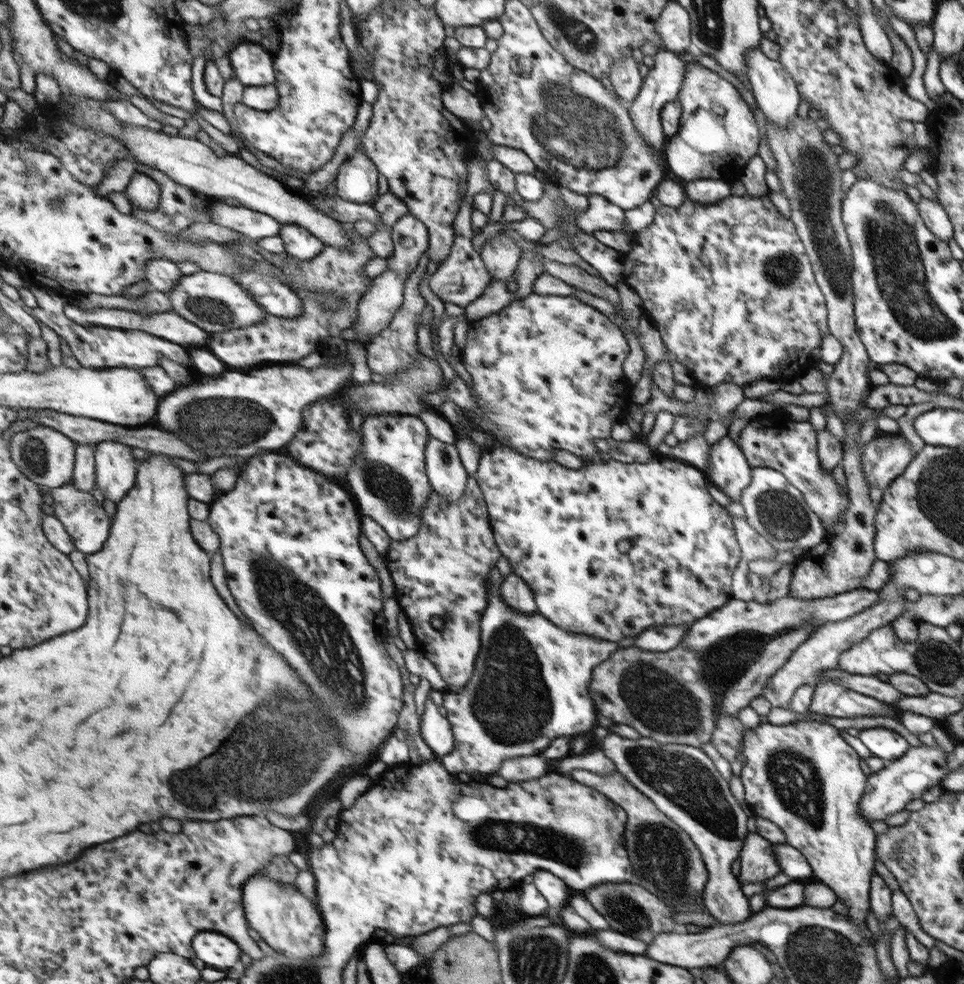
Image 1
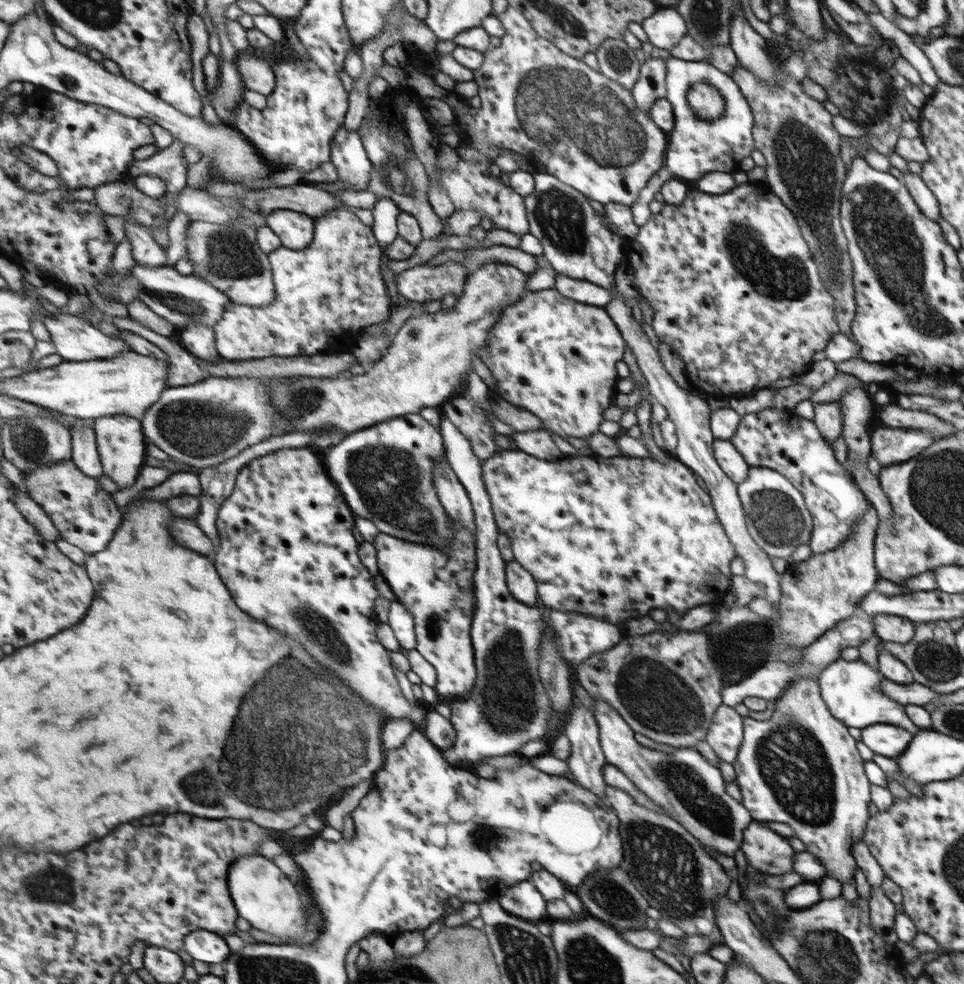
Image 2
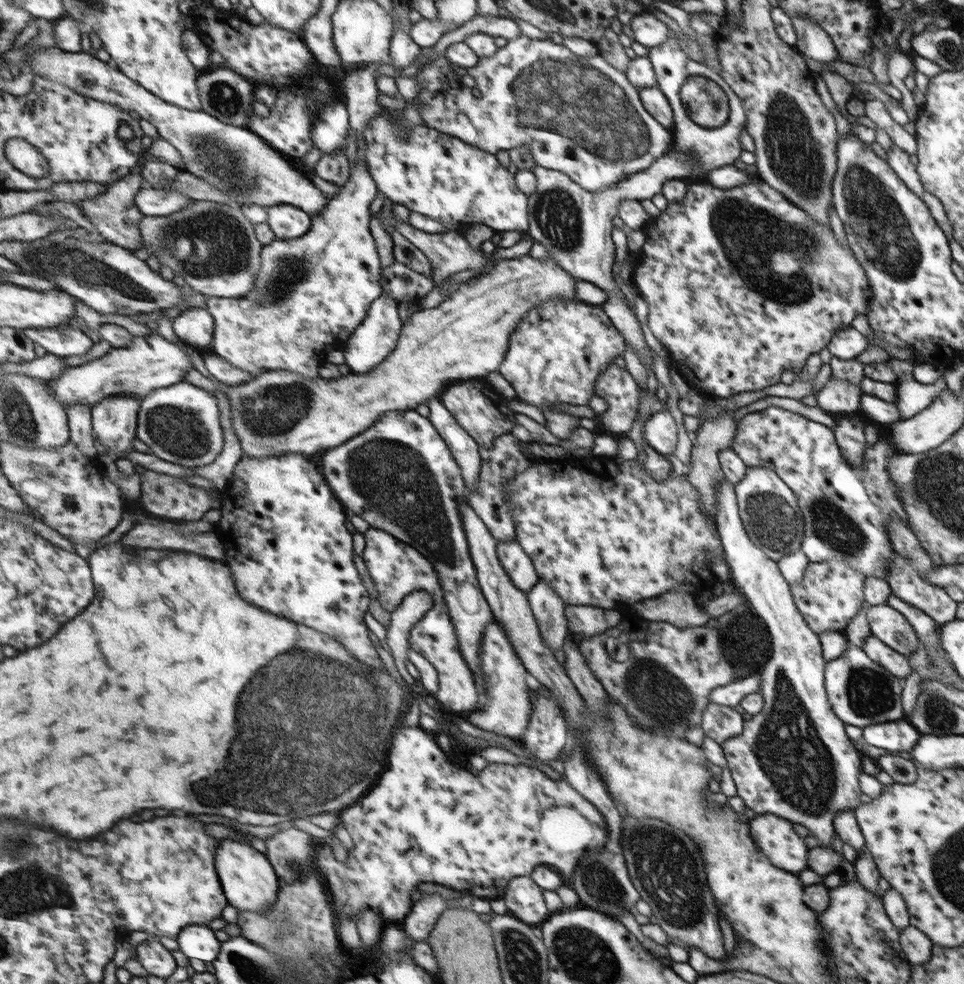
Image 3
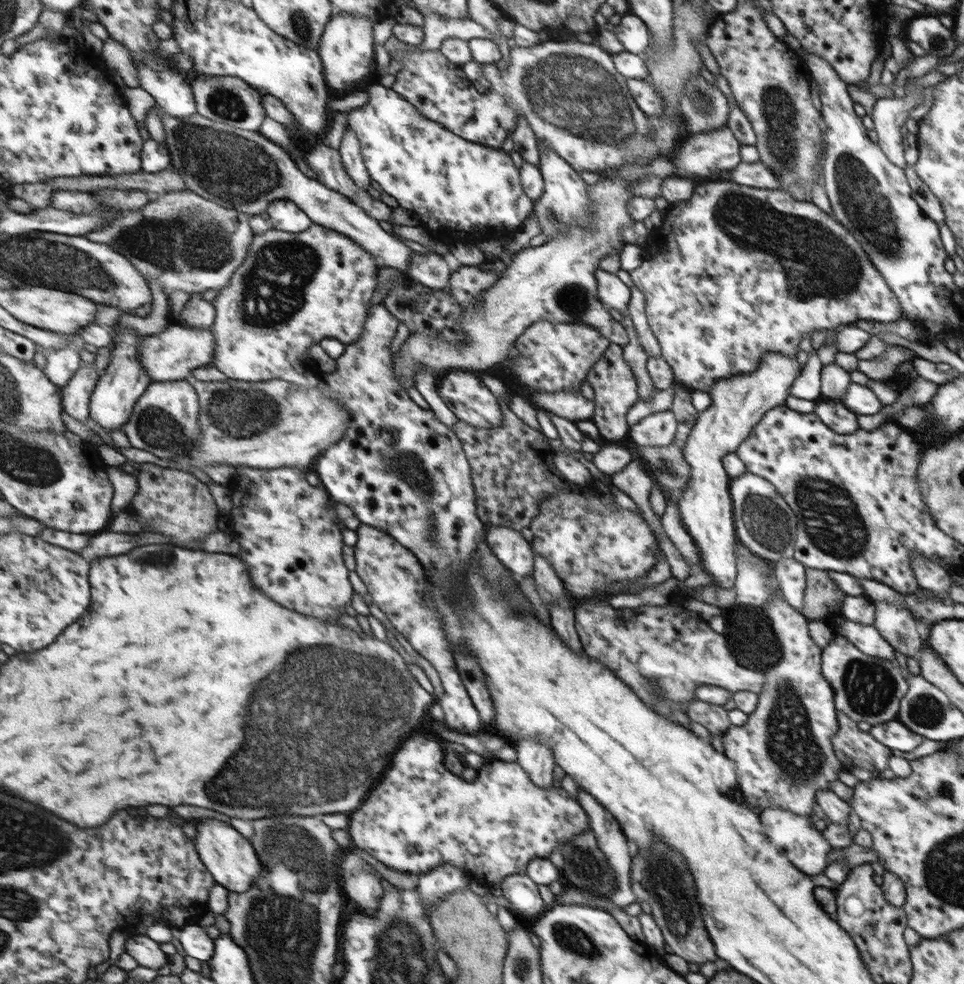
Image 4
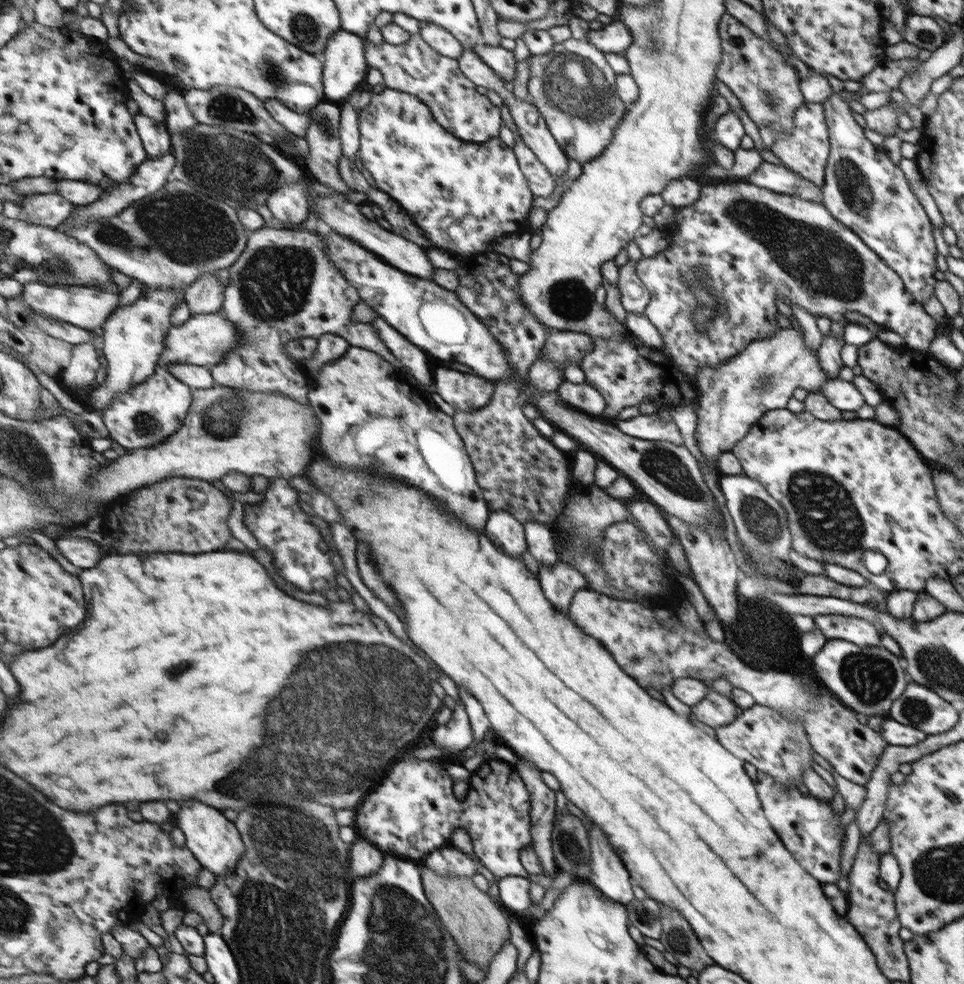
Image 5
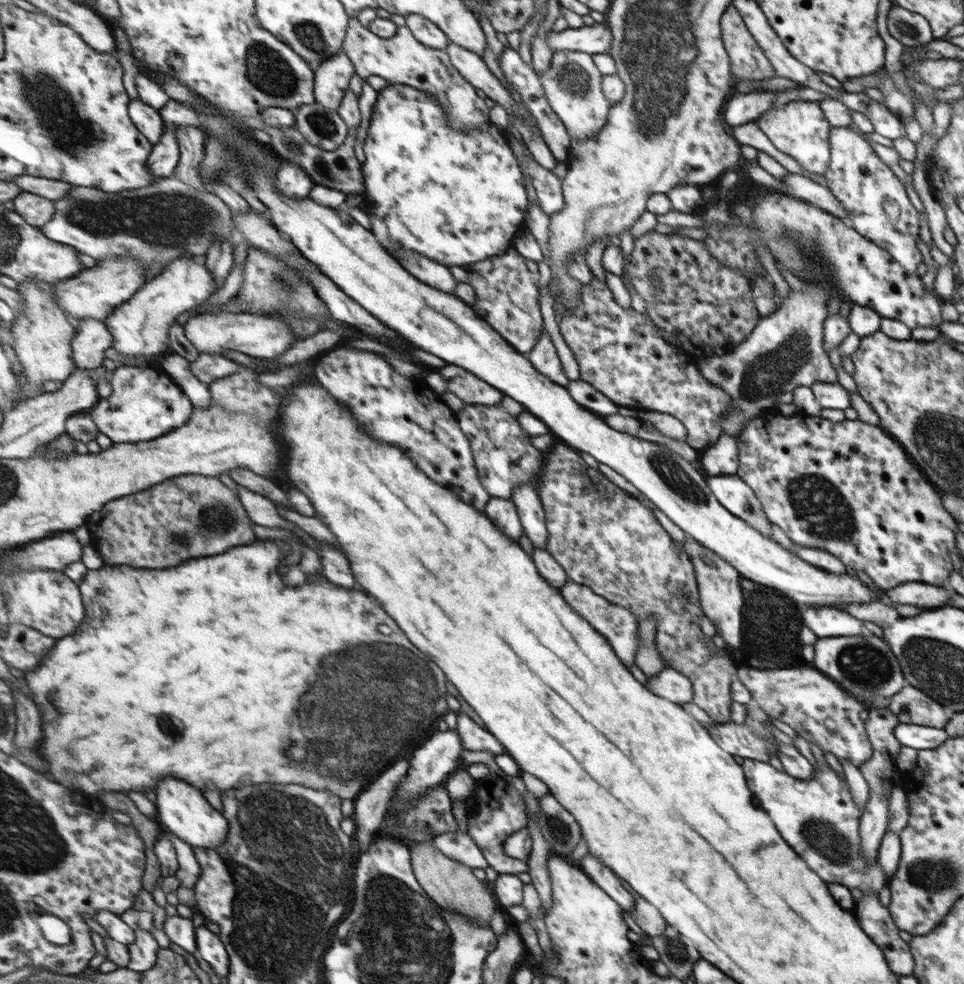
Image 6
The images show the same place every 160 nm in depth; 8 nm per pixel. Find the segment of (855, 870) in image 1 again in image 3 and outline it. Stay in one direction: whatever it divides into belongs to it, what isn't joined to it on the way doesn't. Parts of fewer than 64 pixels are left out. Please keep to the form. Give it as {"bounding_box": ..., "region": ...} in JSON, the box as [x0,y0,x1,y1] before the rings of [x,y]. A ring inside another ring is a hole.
{"bounding_box":[529,148,861,849],"region":[[[669,148],[667,153],[657,159],[651,167],[628,175],[614,186],[597,192],[589,192],[575,184],[566,174],[533,165],[529,169],[536,180],[536,187],[529,193],[529,233],[535,243],[542,245],[548,258],[555,261],[576,281],[587,281],[607,293],[607,302],[601,304],[604,313],[616,331],[624,336],[625,342],[632,348],[632,354],[639,357],[639,363],[645,369],[651,369],[652,350],[647,347],[639,323],[633,310],[629,308],[621,290],[613,281],[611,265],[615,256],[615,246],[611,240],[611,218],[617,214],[617,205],[622,200],[650,199],[661,192],[662,182],[667,179],[686,180],[690,175],[701,175],[704,170],[698,168],[696,160],[688,154]],[[723,479],[717,486],[716,486],[716,500],[717,500],[717,507],[715,509],[714,520],[715,520],[715,529],[717,530],[721,544],[723,544],[723,555],[724,560],[727,566],[730,568],[730,583],[733,585],[735,589],[738,589],[740,593],[744,596],[745,602],[753,608],[753,612],[757,612],[761,617],[761,620],[767,624],[767,628],[769,628],[769,640],[771,640],[771,658],[767,659],[767,663],[764,664],[762,668],[760,678],[760,692],[759,694],[762,696],[763,707],[761,708],[760,712],[755,715],[748,716],[743,722],[743,728],[741,733],[734,737],[733,739],[729,739],[727,741],[723,741],[721,743],[721,750],[723,751],[726,766],[731,773],[731,779],[733,779],[733,783],[736,786],[736,795],[741,798],[745,807],[752,810],[755,815],[763,815],[763,814],[771,814],[775,816],[779,816],[788,820],[791,823],[801,824],[801,826],[805,826],[808,830],[808,834],[813,836],[813,838],[819,841],[819,847],[824,847],[825,849],[829,849],[831,845],[831,839],[833,835],[836,834],[834,830],[834,814],[838,814],[838,812],[845,812],[846,810],[853,811],[857,806],[859,806],[859,794],[861,794],[861,790],[859,790],[859,784],[857,784],[857,776],[861,774],[861,764],[859,764],[859,754],[853,750],[853,746],[851,746],[851,742],[847,740],[847,736],[845,736],[845,732],[843,732],[843,721],[833,713],[832,706],[829,705],[827,693],[824,689],[824,667],[825,667],[825,660],[822,657],[822,650],[820,649],[820,640],[816,633],[812,631],[808,627],[807,624],[804,623],[804,617],[801,616],[799,609],[796,607],[796,603],[793,600],[793,596],[791,593],[791,587],[788,584],[788,581],[784,579],[784,576],[781,574],[779,566],[776,564],[772,558],[770,558],[757,544],[748,536],[746,532],[743,520],[741,520],[741,516],[739,514],[739,505],[737,504],[737,496],[735,493],[734,485],[732,485],[728,480]]]}

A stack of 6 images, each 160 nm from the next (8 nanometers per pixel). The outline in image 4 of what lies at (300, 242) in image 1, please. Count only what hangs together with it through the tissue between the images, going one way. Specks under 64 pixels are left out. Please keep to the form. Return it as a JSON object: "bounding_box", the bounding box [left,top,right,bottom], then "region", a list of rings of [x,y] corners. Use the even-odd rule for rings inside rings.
{"bounding_box":[267,200,314,234],"region":[[[275,200],[269,204],[267,213],[270,216],[272,228],[284,230],[284,232],[298,234],[314,224],[309,215],[292,200]]]}

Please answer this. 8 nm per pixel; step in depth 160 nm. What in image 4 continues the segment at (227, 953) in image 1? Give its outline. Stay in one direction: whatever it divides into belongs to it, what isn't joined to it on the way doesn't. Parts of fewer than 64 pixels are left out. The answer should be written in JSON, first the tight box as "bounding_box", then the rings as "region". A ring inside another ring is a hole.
{"bounding_box":[178,923,216,962],"region":[[[197,923],[187,924],[178,930],[178,940],[187,955],[208,962],[216,954],[216,942],[209,938],[205,927]]]}

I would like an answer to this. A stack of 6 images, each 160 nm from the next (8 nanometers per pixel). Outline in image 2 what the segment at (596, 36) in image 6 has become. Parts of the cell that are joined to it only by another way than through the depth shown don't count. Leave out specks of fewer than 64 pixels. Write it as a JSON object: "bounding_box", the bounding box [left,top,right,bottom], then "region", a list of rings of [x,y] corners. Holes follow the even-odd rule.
{"bounding_box":[639,7,686,50],"region":[[[664,7],[660,11],[655,11],[639,24],[650,44],[656,48],[663,48],[663,50],[676,46],[686,32],[683,18],[672,7]]]}

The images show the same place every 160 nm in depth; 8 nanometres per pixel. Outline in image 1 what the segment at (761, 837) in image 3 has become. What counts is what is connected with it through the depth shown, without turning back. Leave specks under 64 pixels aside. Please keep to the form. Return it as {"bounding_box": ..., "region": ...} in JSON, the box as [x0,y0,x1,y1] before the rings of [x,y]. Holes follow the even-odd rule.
{"bounding_box":[736,831,779,886],"region":[[[755,831],[747,833],[738,854],[740,871],[736,877],[741,886],[744,882],[760,886],[767,878],[779,872],[772,855],[772,844]]]}

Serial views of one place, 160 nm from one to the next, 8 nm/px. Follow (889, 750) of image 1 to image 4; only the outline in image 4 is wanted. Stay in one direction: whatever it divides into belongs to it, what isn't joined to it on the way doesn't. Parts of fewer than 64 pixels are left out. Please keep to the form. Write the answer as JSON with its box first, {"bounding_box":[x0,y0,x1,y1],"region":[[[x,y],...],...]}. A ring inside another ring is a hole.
{"bounding_box":[868,720,923,752],"region":[[[893,720],[874,725],[868,732],[871,737],[876,738],[880,744],[883,744],[891,751],[911,752],[923,741],[919,734],[911,732],[903,724]]]}

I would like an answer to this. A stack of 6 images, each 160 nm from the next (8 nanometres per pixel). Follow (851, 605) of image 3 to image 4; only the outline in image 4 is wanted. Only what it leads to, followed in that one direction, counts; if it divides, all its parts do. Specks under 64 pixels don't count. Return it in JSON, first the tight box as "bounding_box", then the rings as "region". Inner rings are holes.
{"bounding_box":[801,567,846,621],"region":[[[804,567],[805,590],[801,612],[809,620],[829,621],[838,615],[846,595],[826,570]]]}

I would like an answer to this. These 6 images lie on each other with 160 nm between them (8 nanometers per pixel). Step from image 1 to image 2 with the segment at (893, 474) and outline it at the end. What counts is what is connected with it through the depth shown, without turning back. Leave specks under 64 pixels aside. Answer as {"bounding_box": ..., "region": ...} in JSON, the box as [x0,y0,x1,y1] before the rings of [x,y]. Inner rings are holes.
{"bounding_box":[872,426,940,466],"region":[[[878,426],[872,434],[872,453],[879,466],[905,462],[930,446],[940,436],[914,428]]]}

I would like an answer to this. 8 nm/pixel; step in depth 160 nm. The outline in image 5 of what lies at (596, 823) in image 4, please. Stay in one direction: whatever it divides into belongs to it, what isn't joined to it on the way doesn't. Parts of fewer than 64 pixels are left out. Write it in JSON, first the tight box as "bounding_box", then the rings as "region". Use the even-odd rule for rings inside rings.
{"bounding_box":[588,824,633,904],"region":[[[591,824],[589,828],[590,876],[588,881],[606,898],[627,904],[633,900],[629,886],[629,872],[611,850],[603,832]]]}

